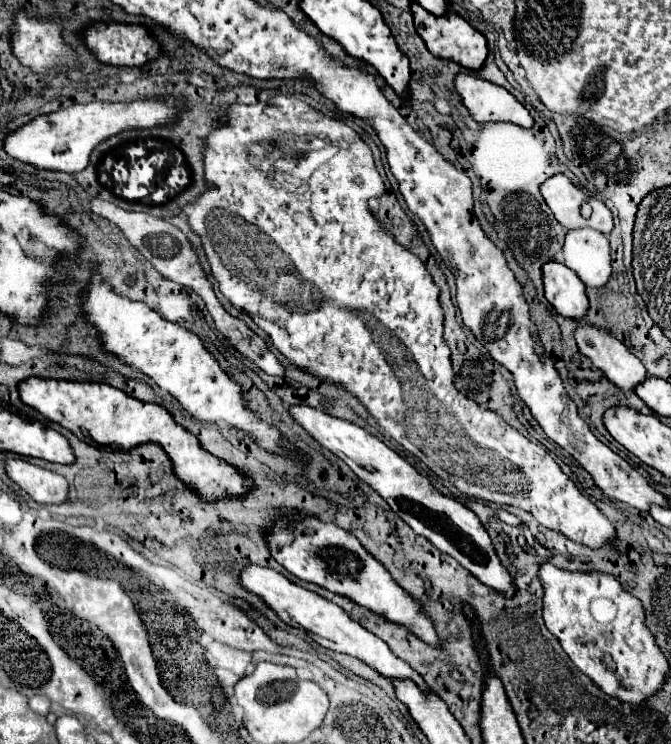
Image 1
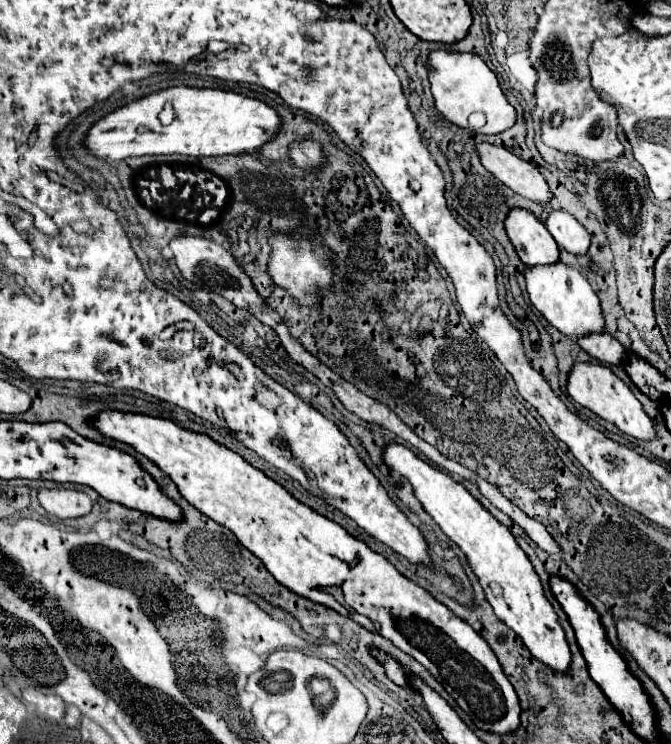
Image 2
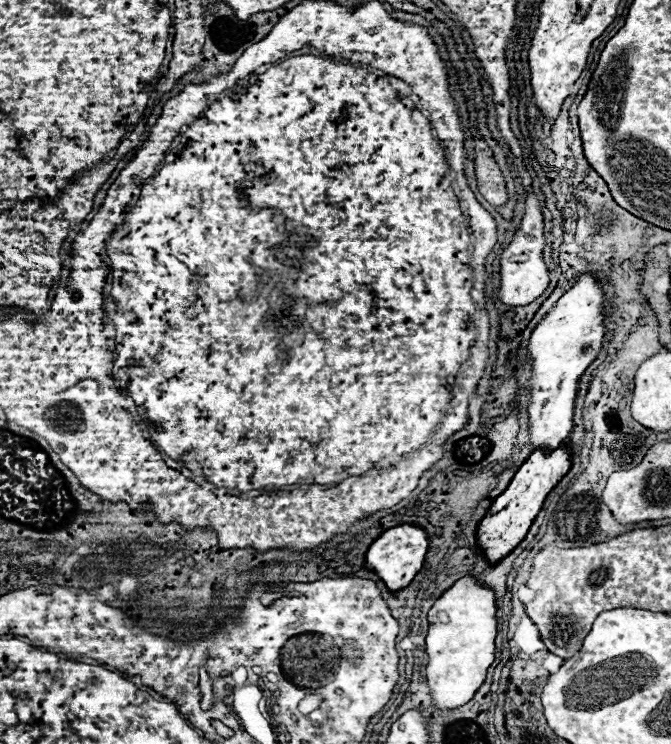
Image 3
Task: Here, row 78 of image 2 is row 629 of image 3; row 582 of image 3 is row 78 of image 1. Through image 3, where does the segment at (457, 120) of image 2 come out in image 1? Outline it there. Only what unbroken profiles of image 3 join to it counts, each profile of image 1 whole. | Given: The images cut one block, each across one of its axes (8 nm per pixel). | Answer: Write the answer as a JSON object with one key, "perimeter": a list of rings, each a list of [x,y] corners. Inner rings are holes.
{"perimeter":[[[456,74],[454,88],[476,122],[512,122],[522,128],[534,124],[530,112],[498,84],[470,74]]]}

